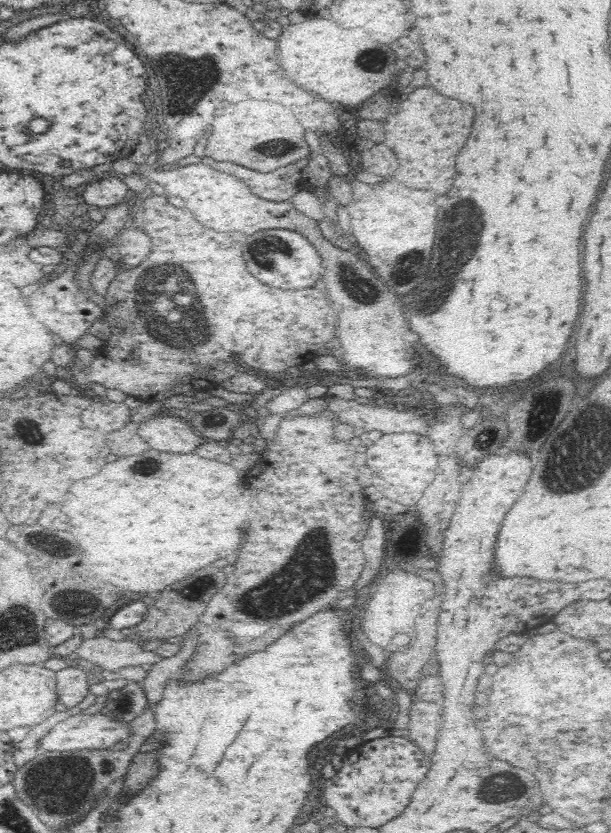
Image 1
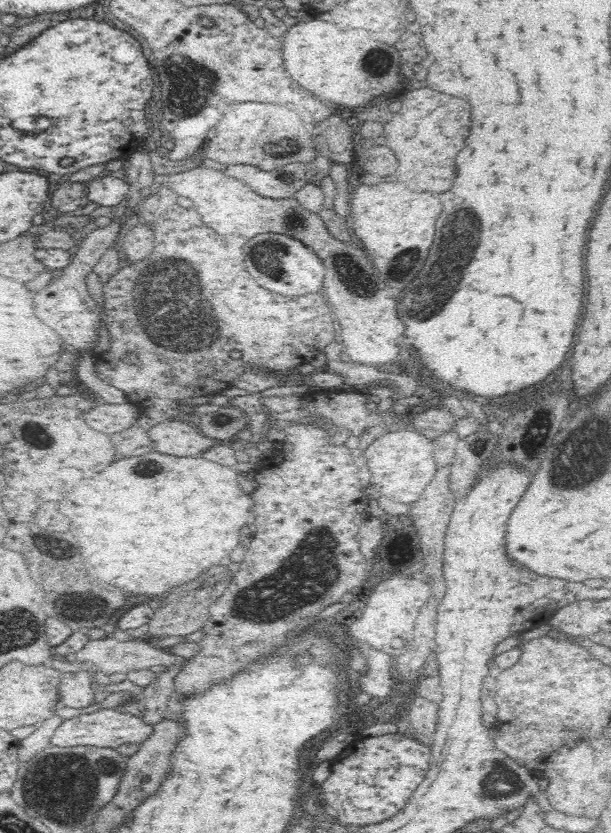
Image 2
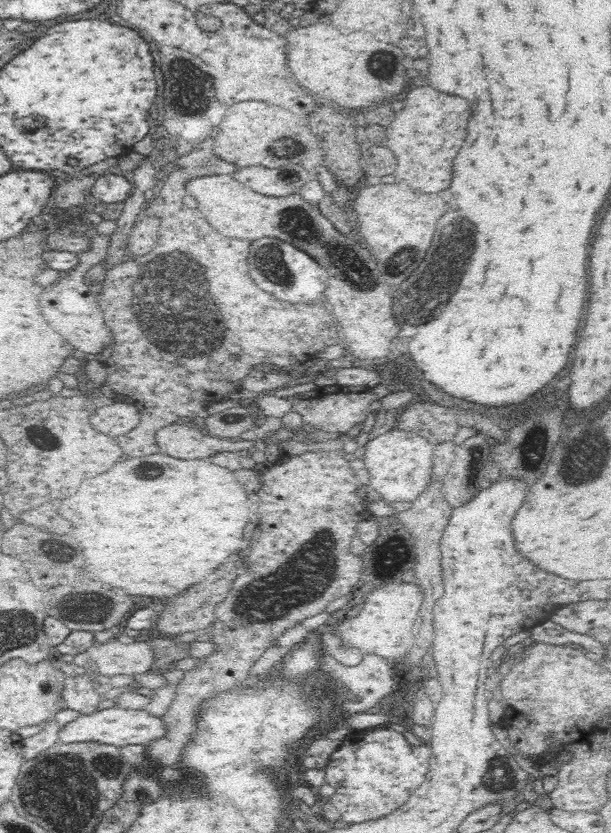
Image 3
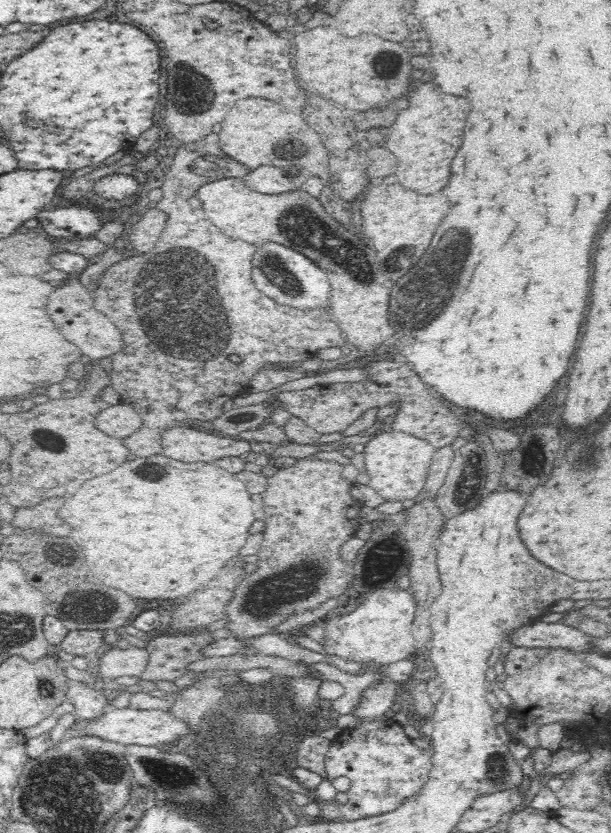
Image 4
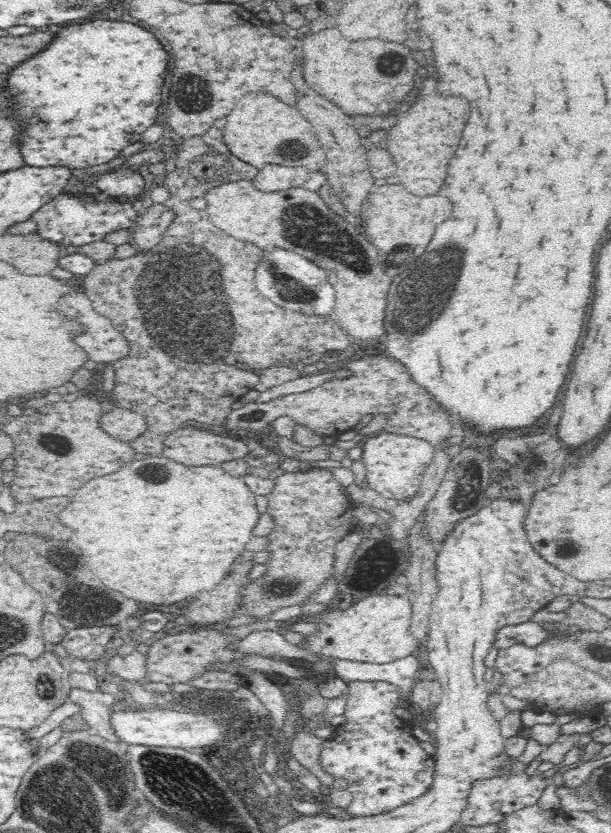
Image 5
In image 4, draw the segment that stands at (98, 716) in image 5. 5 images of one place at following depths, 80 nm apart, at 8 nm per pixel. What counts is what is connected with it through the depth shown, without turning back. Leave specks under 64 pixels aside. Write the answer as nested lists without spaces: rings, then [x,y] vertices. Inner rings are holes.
[[[80,681],[69,682],[65,700],[72,704],[73,713],[79,719],[98,718],[108,707],[108,700],[102,691],[92,689],[92,685]]]

